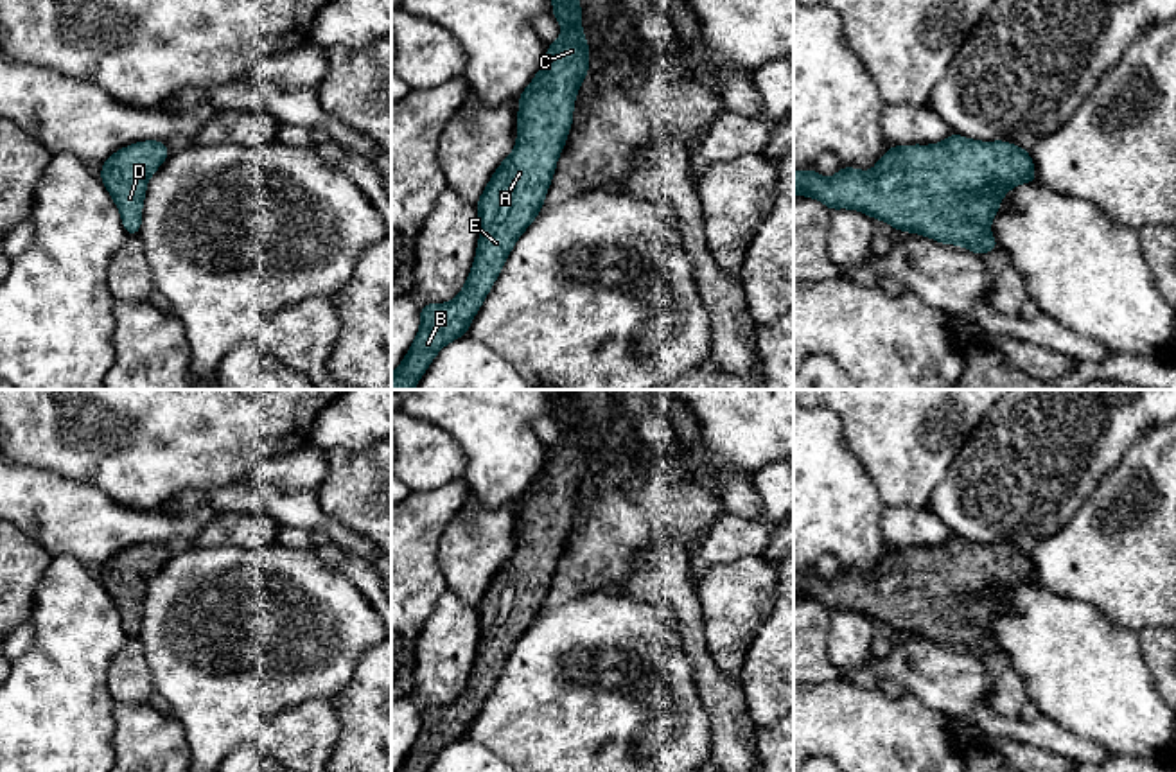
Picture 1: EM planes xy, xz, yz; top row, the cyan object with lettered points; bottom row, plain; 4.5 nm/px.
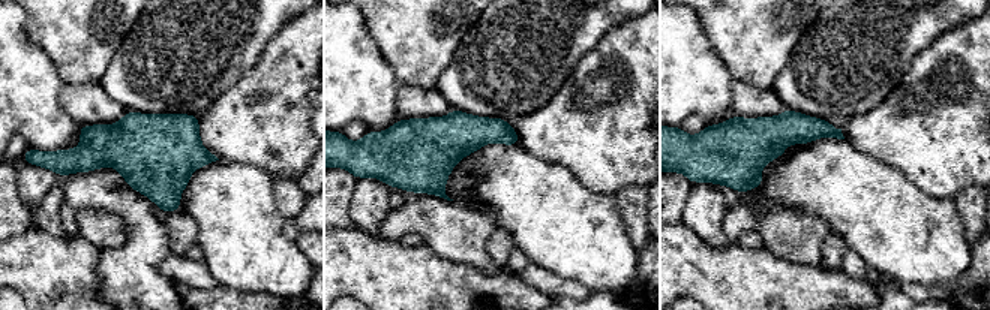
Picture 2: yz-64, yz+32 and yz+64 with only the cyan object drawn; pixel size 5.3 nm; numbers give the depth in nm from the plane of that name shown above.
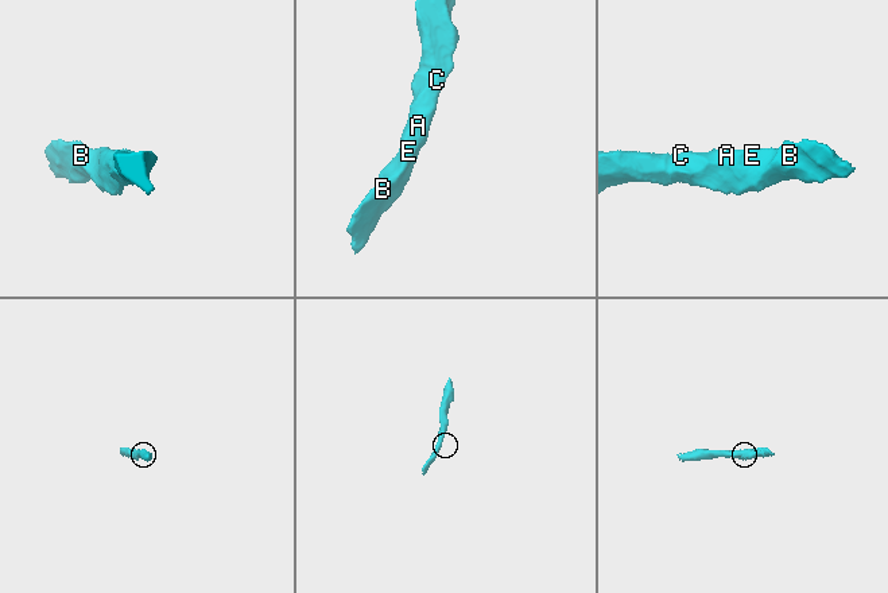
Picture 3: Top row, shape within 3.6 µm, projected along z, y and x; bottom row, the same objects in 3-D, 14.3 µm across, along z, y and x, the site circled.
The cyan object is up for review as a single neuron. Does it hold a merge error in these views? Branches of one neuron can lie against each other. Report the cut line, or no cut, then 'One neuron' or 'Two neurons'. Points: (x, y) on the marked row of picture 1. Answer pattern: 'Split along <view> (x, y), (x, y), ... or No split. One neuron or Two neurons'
No split. One neuron

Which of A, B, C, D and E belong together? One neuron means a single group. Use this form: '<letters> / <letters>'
A B C D E

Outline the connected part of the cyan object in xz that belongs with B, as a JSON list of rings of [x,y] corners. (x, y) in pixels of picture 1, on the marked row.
[[[553,0],[551,14],[560,22],[562,36],[548,45],[542,68],[519,95],[515,149],[476,203],[481,233],[474,266],[452,302],[424,302],[418,334],[391,375],[391,390],[413,390],[434,355],[469,332],[513,244],[542,210],[573,124],[576,92],[589,74],[580,2]]]

